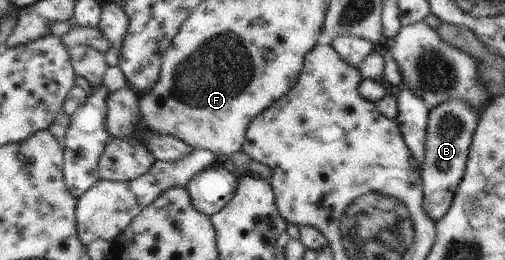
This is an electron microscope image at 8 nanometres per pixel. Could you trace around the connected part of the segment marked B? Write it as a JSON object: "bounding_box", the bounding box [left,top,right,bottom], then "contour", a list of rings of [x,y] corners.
{"bounding_box":[421,101,479,221],"contour":[[[463,101],[446,102],[429,110],[426,151],[421,180],[423,209],[435,221],[440,221],[452,205],[454,194],[465,174],[469,147],[479,119],[477,109]]]}

